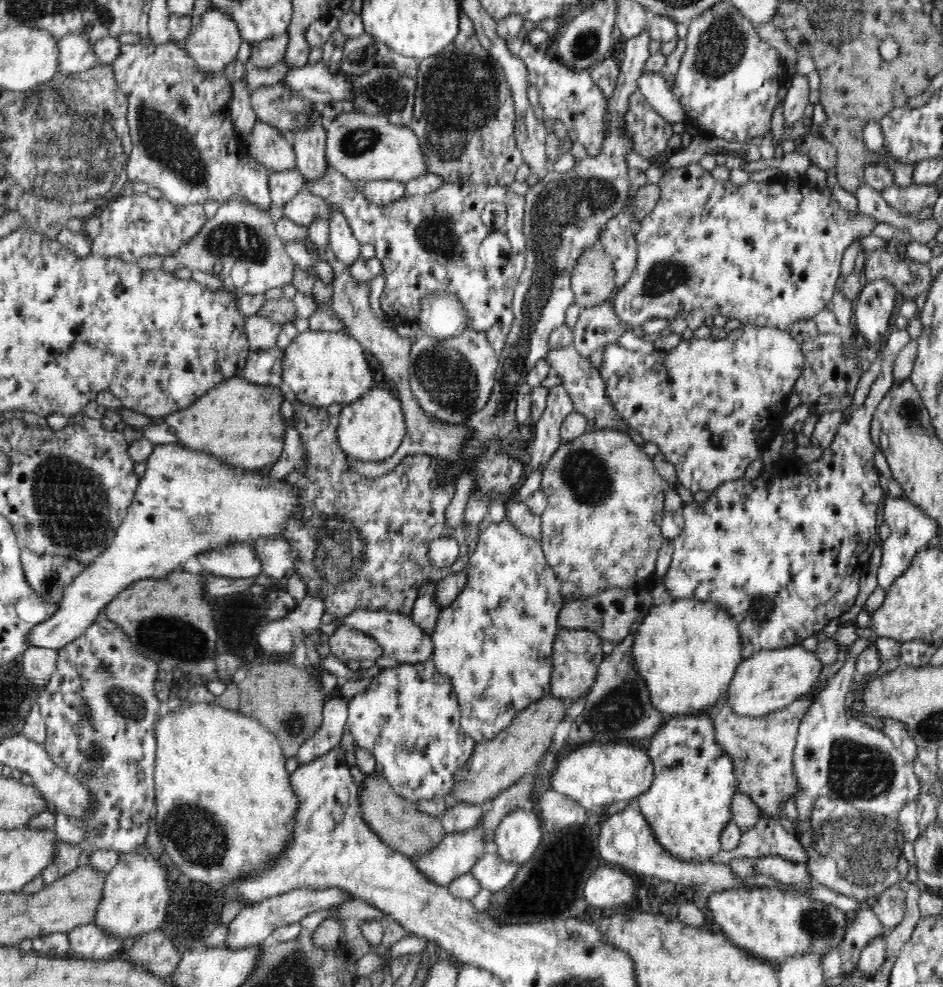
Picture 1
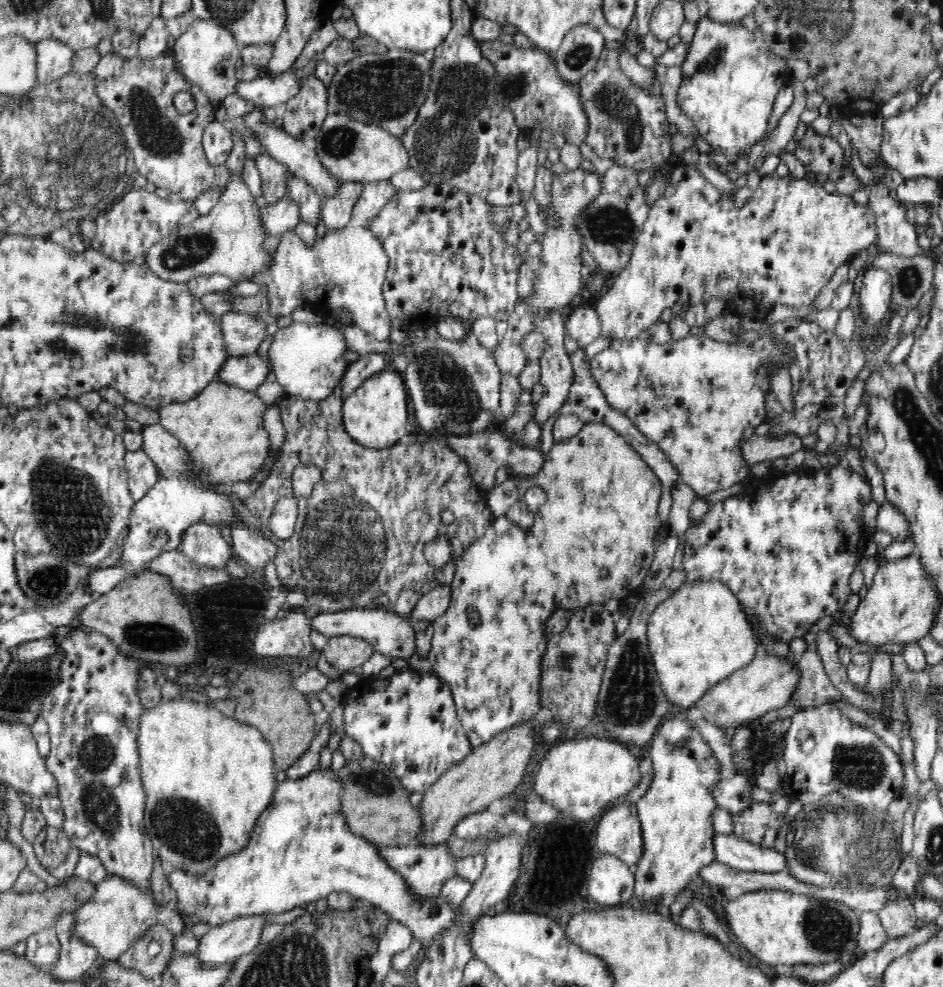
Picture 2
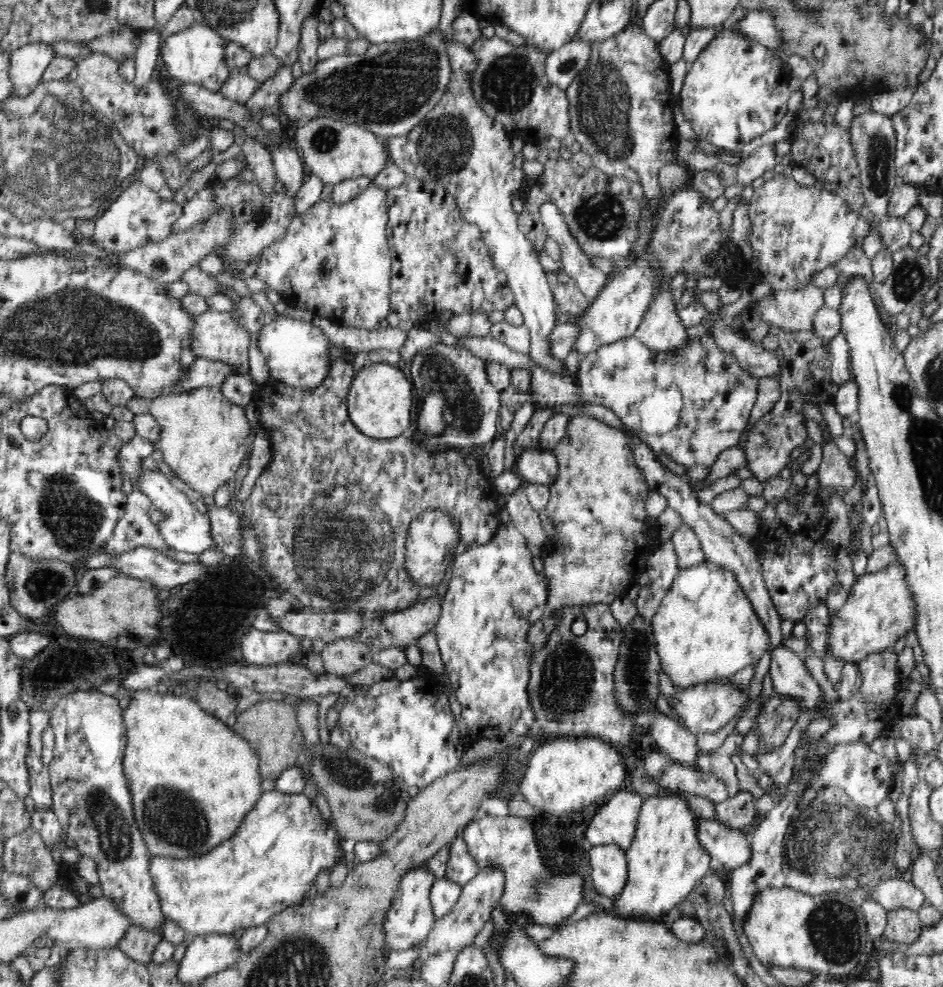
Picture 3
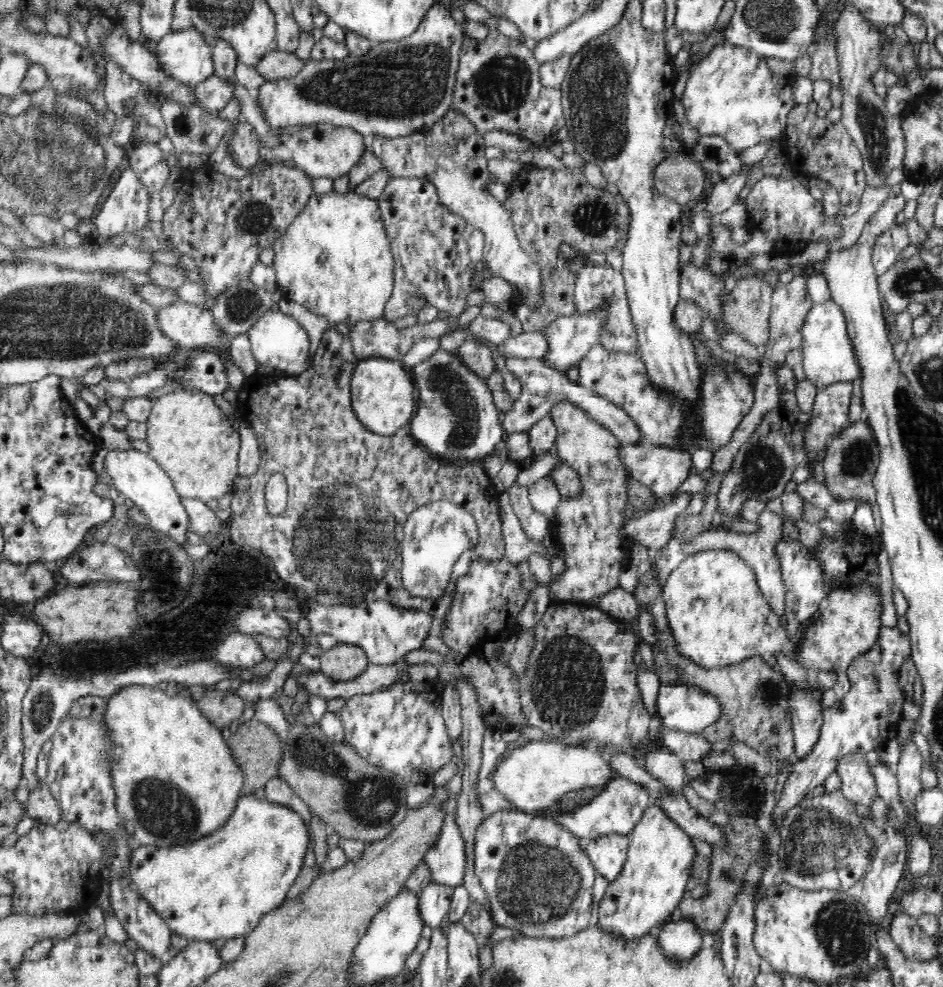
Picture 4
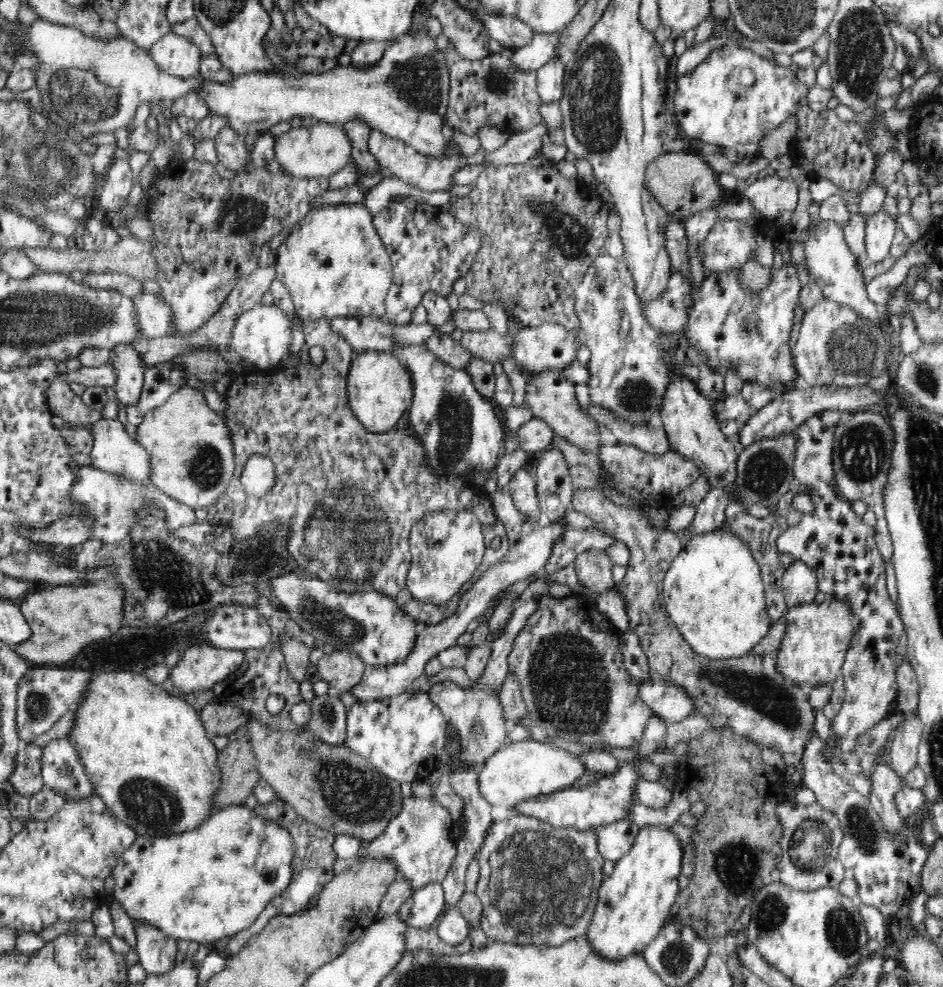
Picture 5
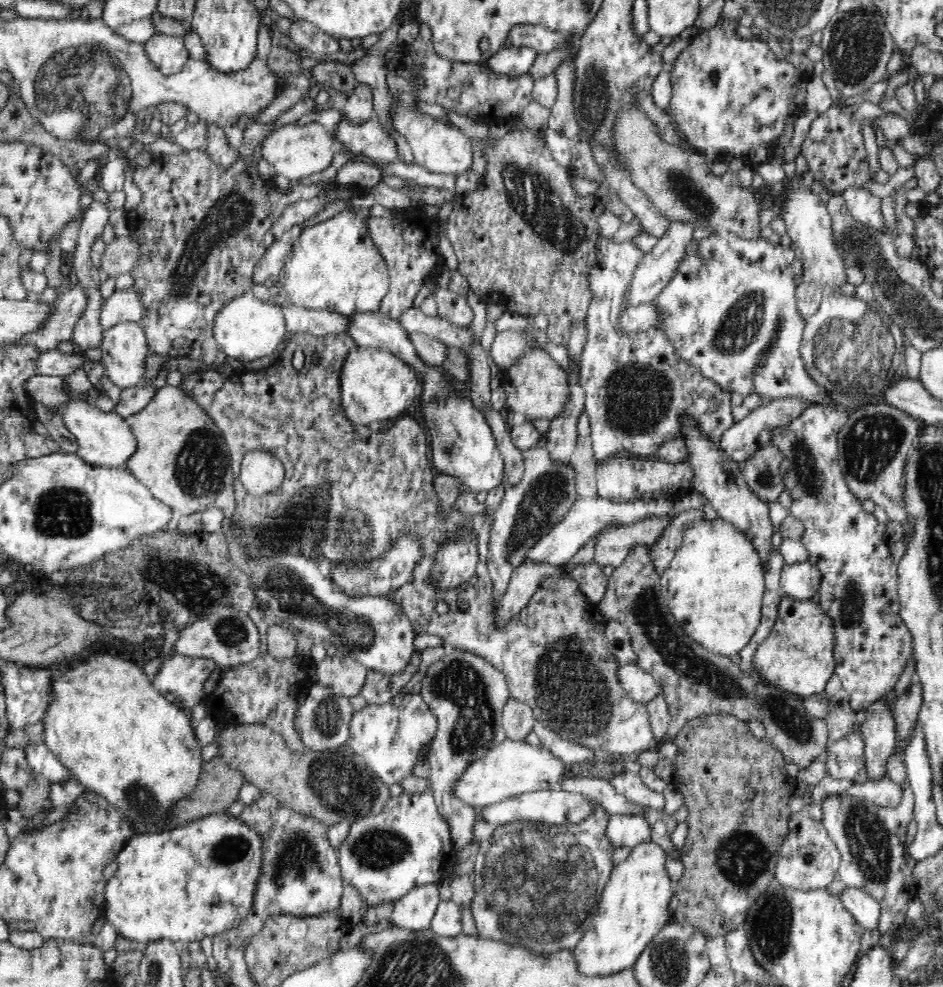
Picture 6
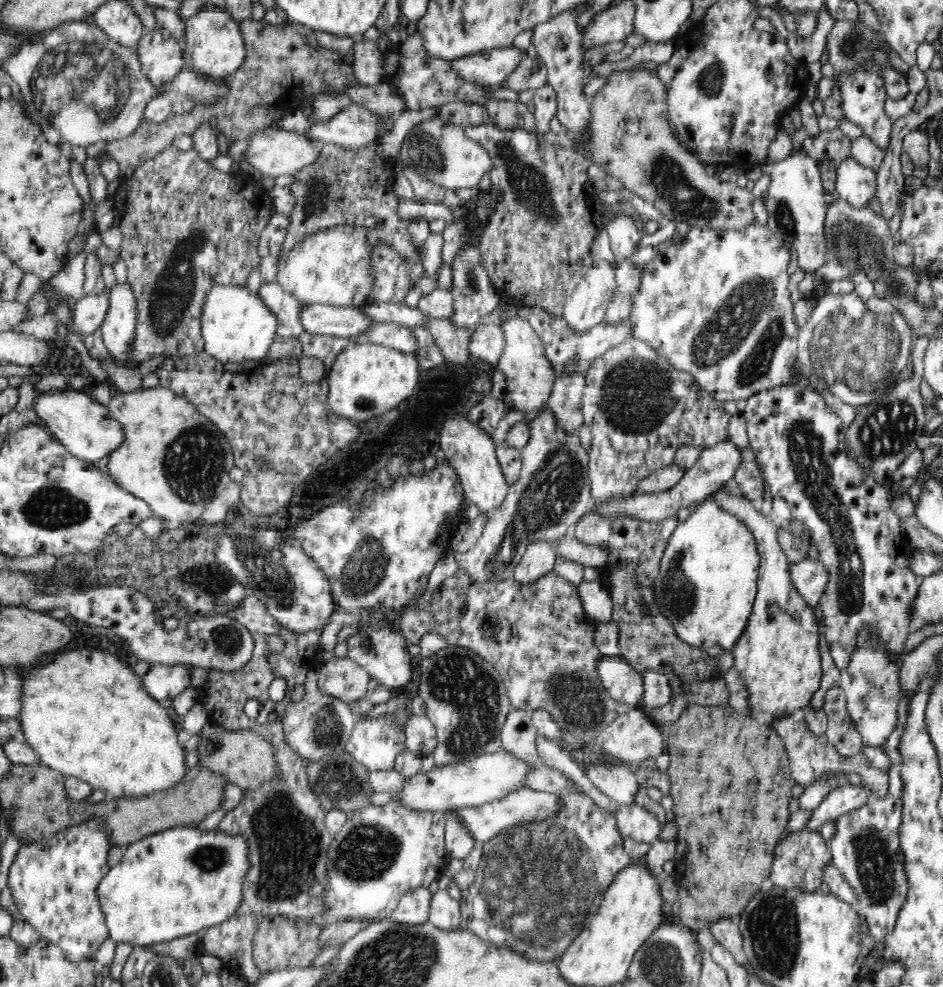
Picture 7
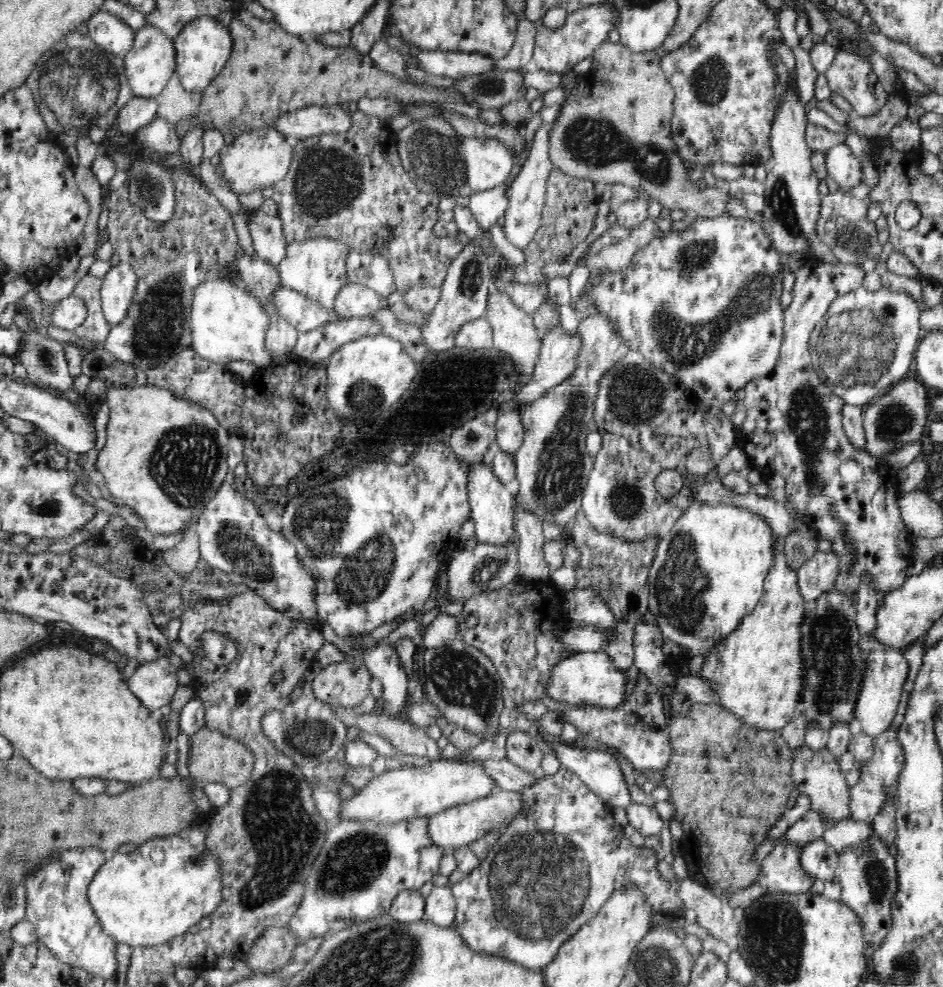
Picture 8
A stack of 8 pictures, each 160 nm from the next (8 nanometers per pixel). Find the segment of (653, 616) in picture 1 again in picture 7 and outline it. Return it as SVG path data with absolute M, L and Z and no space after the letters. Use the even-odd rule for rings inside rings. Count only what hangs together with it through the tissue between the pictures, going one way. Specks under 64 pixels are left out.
M714 498L703 500L686 520L676 524L667 543L652 586L655 603L681 642L718 659L736 644L751 613L760 574L759 544L750 527L734 513L720 507Z

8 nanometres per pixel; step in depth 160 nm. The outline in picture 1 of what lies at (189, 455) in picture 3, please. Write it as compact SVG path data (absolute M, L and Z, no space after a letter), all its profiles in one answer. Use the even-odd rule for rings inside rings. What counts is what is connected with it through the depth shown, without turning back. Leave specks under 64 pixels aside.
M232 376L207 390L189 408L172 413L164 419L171 430L174 430L174 434L178 436L179 444L187 449L208 453L231 467L246 471L265 470L280 458L282 448L284 448L284 437L289 422L284 419L281 412L286 400L286 396L283 394L282 387L268 384L262 386L246 380L244 376Z

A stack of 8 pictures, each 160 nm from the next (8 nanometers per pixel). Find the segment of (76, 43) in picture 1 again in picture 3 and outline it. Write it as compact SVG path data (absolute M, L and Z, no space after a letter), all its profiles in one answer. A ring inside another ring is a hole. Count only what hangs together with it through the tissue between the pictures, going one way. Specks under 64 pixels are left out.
M48 43L24 45L9 53L11 94L24 96L39 86L42 72L54 56L54 50Z

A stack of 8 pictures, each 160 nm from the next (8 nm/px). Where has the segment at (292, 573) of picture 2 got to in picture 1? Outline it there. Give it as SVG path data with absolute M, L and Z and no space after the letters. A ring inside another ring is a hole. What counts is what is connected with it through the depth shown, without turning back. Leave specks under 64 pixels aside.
M308 403L294 404L296 420L295 428L301 435L301 443L303 443L304 455L307 455L307 469L304 473L298 473L294 471L284 478L289 484L295 484L299 488L299 500L301 500L300 506L302 510L295 512L295 515L288 520L287 527L284 528L281 536L290 544L294 551L296 551L296 572L304 578L304 582L308 584L308 594L310 596L321 596L325 600L325 606L327 606L325 612L333 614L336 618L342 618L346 615L354 612L356 609L370 609L372 611L380 611L386 609L391 613L400 613L401 615L409 615L412 610L412 604L415 604L416 596L419 595L419 587L422 584L422 580L436 580L440 581L446 578L448 575L452 575L452 572L458 572L468 564L470 557L476 550L478 543L478 528L476 526L470 526L470 528L464 528L464 526L457 526L456 528L446 527L444 523L444 510L448 507L452 496L454 496L455 488L452 484L439 484L439 471L442 470L446 460L444 458L438 458L432 455L426 455L422 453L416 453L415 455L408 455L404 459L400 460L398 464L392 470L381 477L366 478L356 473L348 471L346 465L346 454L340 449L337 438L337 421L328 416L327 408L320 408L316 406L310 406ZM442 537L452 537L456 539L459 545L459 556L452 562L450 566L444 566L437 568L434 566L428 557L430 554L430 542Z

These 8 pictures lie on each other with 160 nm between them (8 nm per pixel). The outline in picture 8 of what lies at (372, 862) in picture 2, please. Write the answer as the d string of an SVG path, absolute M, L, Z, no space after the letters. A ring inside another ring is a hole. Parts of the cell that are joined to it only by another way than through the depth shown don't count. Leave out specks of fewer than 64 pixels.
M178 834L172 836L164 836L160 838L150 839L148 842L137 844L133 852L124 853L113 852L108 855L106 860L97 868L97 871L92 876L90 884L88 884L87 899L89 906L92 907L94 914L100 921L102 930L108 936L111 936L117 943L128 944L131 947L151 947L154 945L169 944L171 940L178 935L184 934L188 928L198 924L202 918L210 916L213 908L219 903L220 900L220 874L217 874L217 858L215 854L211 854L207 849L202 851L192 846L186 834Z

